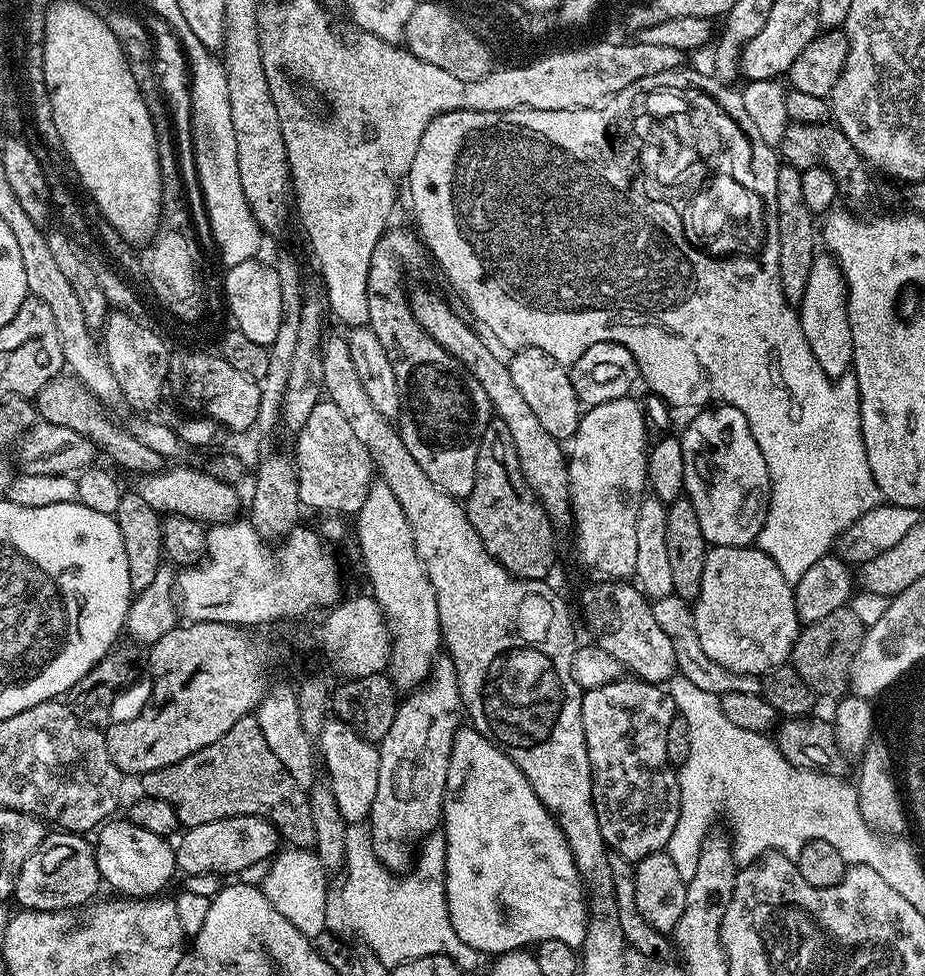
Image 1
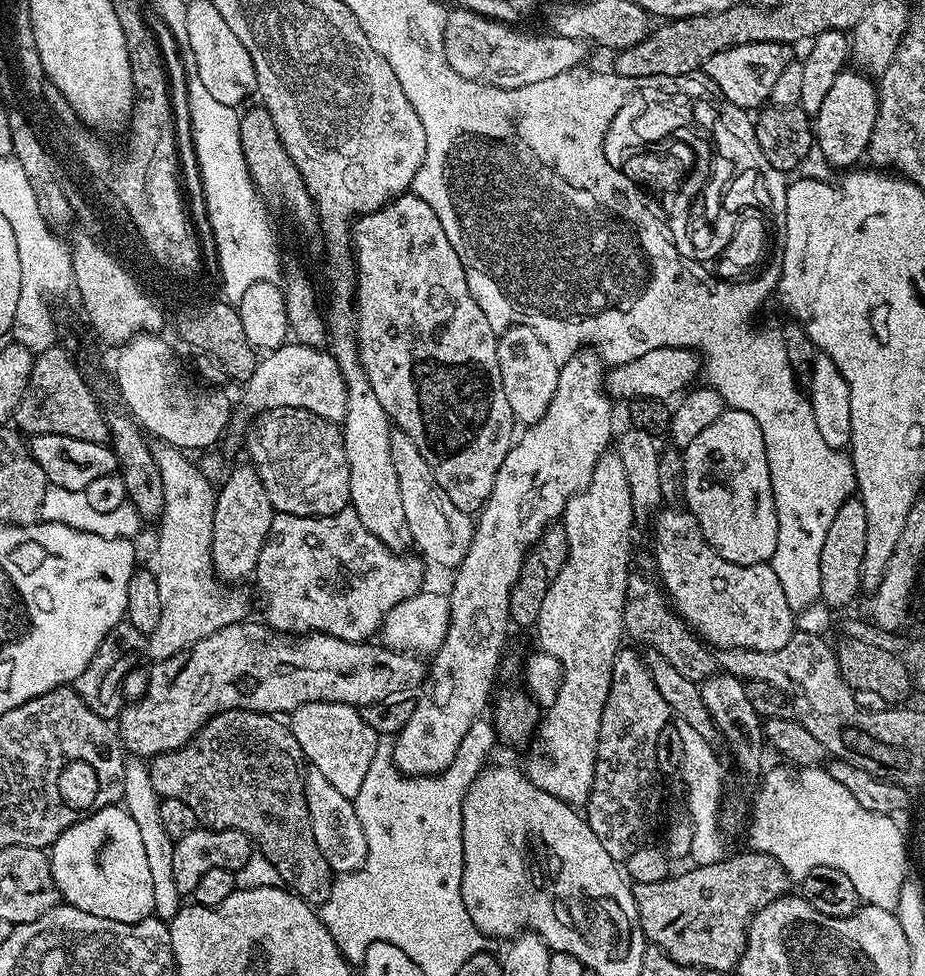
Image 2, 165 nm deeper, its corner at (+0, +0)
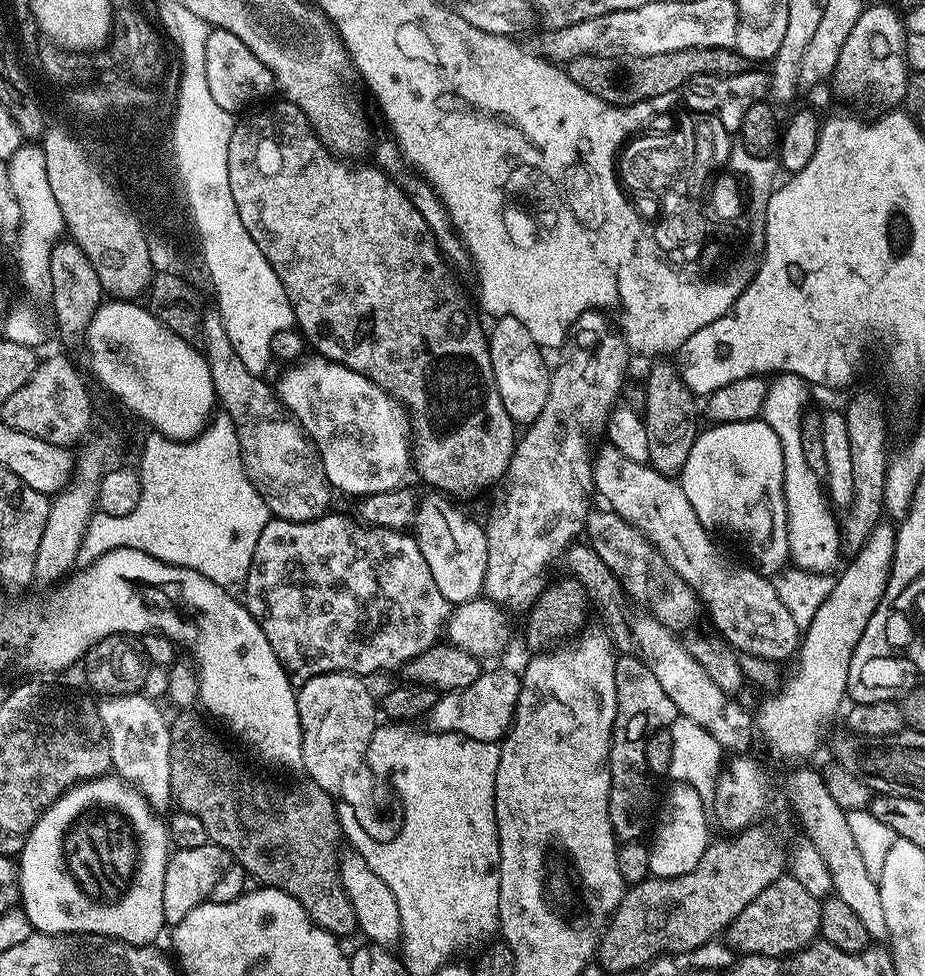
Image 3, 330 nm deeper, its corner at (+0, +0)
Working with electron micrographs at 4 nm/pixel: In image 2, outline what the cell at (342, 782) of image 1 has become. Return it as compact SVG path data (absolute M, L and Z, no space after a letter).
M310 702L290 713L290 727L303 759L318 769L330 786L355 801L366 773L370 771L370 761L374 759L378 743L376 732L362 722L360 708L338 702Z

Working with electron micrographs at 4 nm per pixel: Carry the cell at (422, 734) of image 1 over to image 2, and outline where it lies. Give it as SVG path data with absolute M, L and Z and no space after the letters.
M595 350L578 351L560 365L558 390L550 400L550 406L546 406L546 414L527 425L521 436L519 433L515 437L512 449L494 478L494 490L490 490L490 498L475 521L470 550L466 550L466 558L454 569L453 576L456 577L452 580L452 592L447 593L450 626L446 638L431 657L432 664L430 660L410 722L406 722L394 737L392 757L398 770L406 776L436 776L446 771L458 754L458 746L462 746L462 738L466 738L466 730L485 715L484 707L492 696L492 687L500 672L500 659L504 656L504 643L508 640L510 594L518 582L524 559L539 542L540 535L563 517L570 498L588 485L594 466L598 466L598 458L602 458L613 443L613 401L604 391L605 375L606 365Z

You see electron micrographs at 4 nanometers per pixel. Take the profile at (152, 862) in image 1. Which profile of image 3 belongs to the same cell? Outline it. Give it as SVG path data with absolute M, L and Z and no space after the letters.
M115 775L101 776L98 780L85 780L84 783L64 792L38 818L24 843L24 849L18 857L18 875L20 878L20 904L26 918L37 932L49 932L51 936L93 932L99 936L112 936L127 944L151 945L152 940L166 928L162 910L162 882L166 878L166 862L170 855L168 830L165 823L152 811L143 797L132 786L124 783Z

